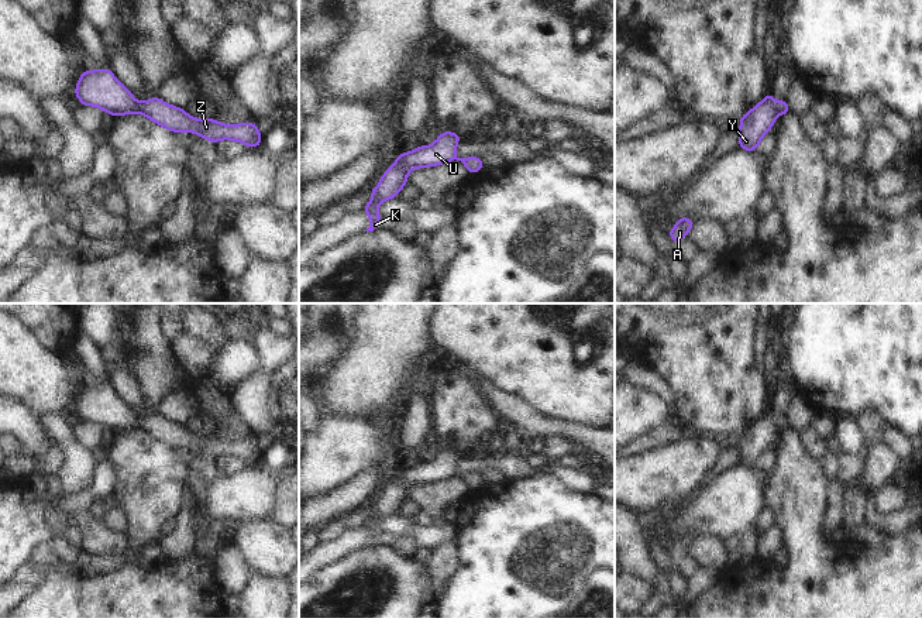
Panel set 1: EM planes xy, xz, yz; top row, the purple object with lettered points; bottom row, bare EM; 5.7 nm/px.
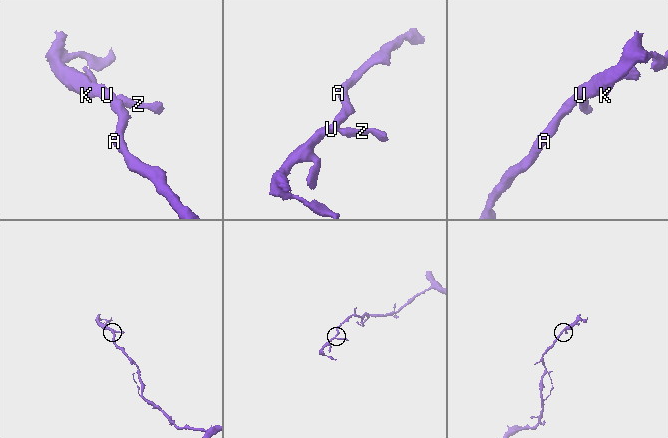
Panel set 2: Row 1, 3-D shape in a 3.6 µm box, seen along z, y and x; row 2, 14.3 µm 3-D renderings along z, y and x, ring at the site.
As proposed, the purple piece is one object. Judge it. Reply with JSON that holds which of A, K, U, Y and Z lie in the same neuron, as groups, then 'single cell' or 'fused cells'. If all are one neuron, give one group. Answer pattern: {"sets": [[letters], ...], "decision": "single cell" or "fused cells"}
{"sets": [["A", "K", "U", "Y", "Z"]], "decision": "single cell"}

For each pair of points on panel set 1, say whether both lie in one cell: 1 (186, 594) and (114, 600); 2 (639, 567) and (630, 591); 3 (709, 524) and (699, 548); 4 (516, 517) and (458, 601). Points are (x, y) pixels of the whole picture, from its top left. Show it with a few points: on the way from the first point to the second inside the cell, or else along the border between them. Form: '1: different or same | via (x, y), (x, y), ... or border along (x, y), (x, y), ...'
1: same | via (168, 600), (133, 600)
2: different | border along (629, 572), (642, 577), (653, 594)
3: different | border along (695, 538), (718, 536), (723, 541)
4: same | via (516, 538), (516, 543), (480, 580)

